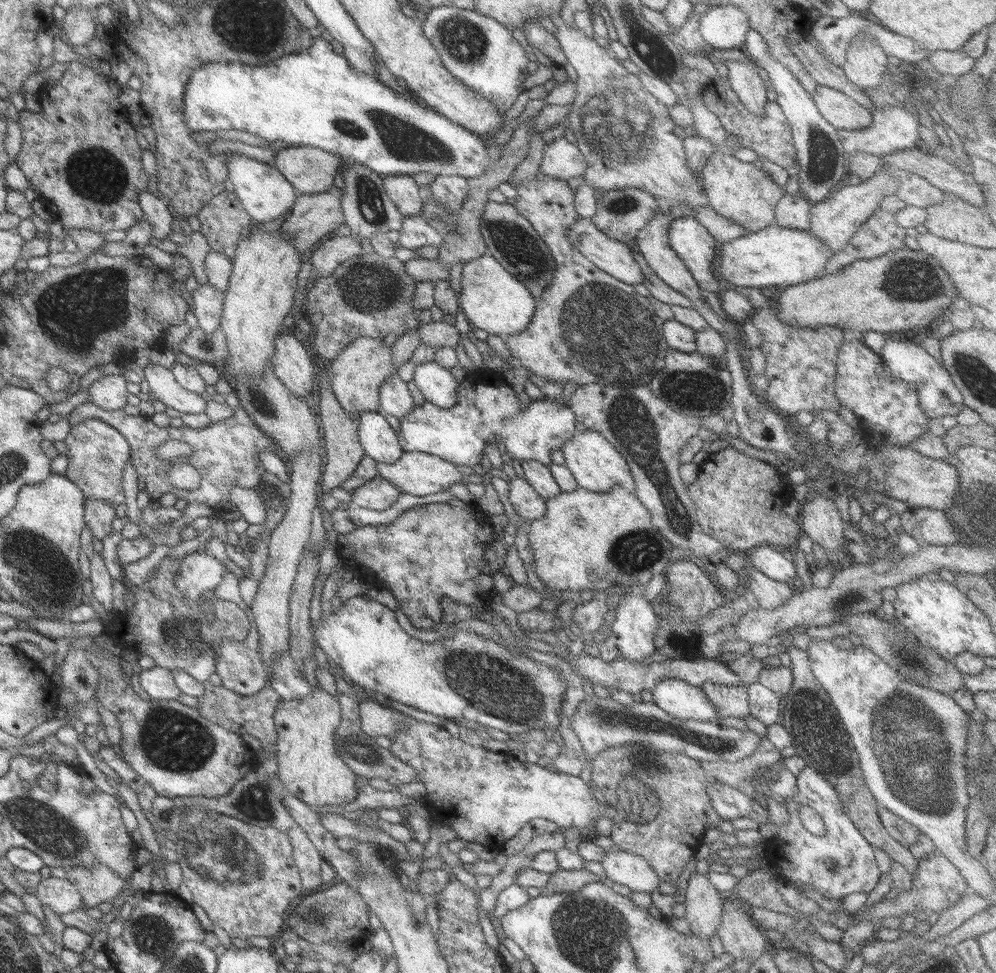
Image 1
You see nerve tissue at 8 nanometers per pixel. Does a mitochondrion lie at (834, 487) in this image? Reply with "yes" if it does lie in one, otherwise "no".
no

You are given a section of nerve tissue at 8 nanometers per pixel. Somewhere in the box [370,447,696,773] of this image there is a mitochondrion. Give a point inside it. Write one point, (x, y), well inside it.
(498, 692)

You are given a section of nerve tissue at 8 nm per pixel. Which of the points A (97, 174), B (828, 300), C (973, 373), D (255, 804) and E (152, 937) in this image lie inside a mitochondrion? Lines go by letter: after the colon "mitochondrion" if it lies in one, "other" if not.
A: mitochondrion
B: other
C: mitochondrion
D: mitochondrion
E: mitochondrion

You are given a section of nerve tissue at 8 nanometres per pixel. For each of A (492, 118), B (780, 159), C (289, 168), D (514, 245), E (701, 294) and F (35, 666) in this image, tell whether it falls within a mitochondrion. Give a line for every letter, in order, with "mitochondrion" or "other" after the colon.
A: other
B: other
C: other
D: mitochondrion
E: other
F: other

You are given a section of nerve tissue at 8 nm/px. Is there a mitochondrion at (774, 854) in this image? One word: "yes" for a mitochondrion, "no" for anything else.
no

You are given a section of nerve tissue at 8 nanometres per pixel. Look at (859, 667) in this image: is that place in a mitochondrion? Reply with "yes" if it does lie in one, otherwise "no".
no

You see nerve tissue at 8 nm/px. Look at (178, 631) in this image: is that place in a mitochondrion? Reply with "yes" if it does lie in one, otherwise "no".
yes

